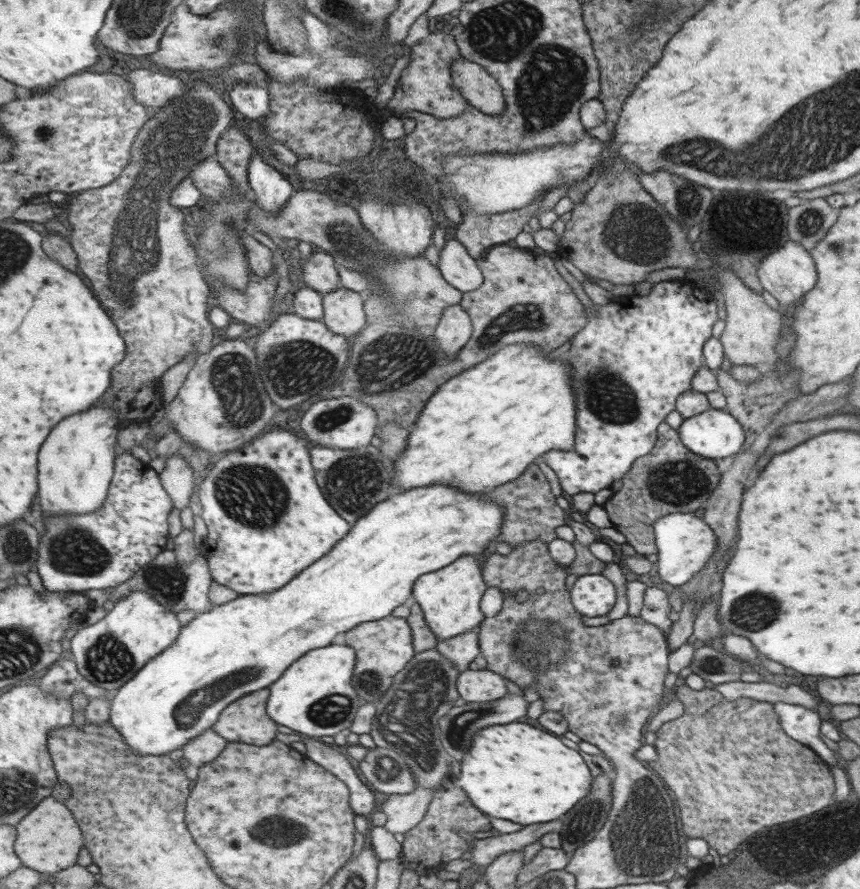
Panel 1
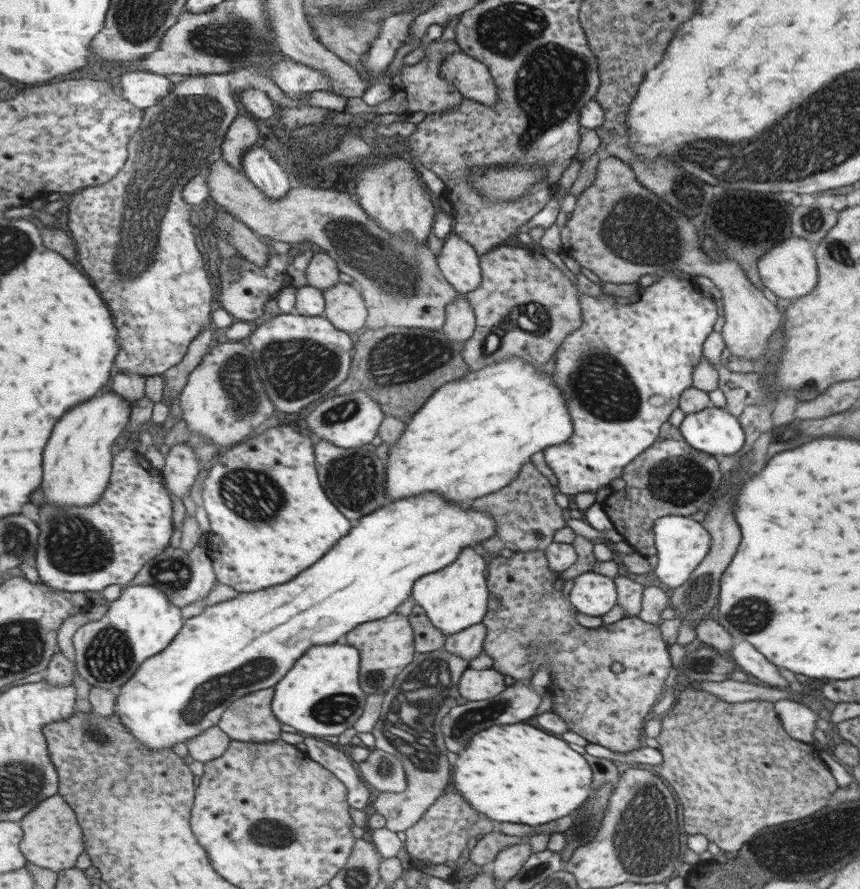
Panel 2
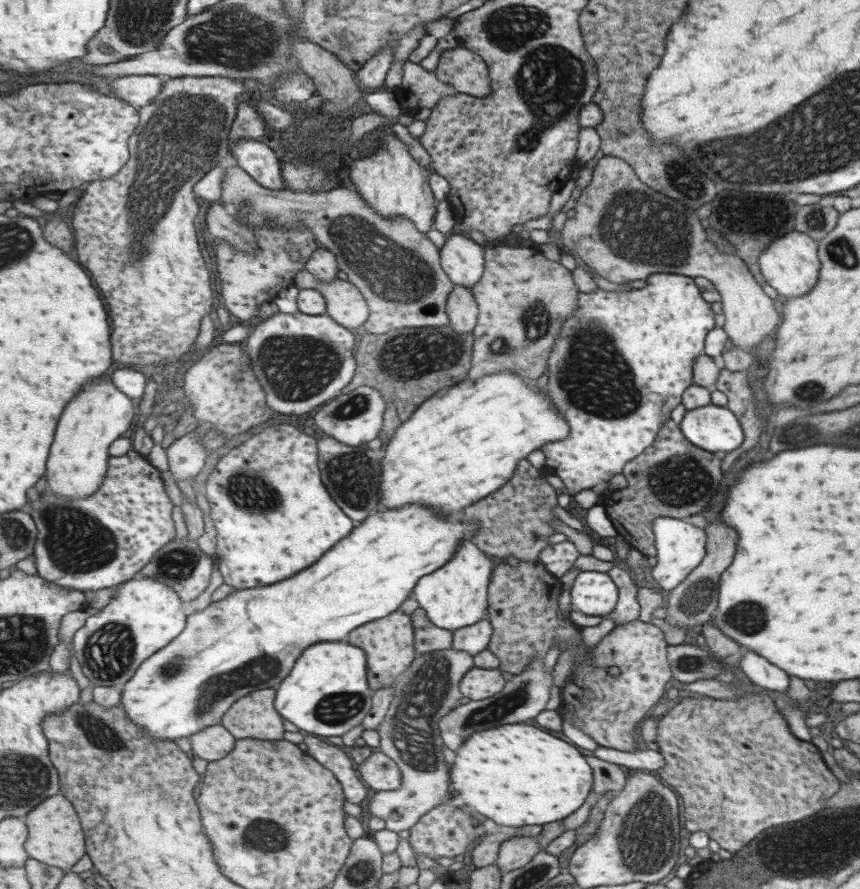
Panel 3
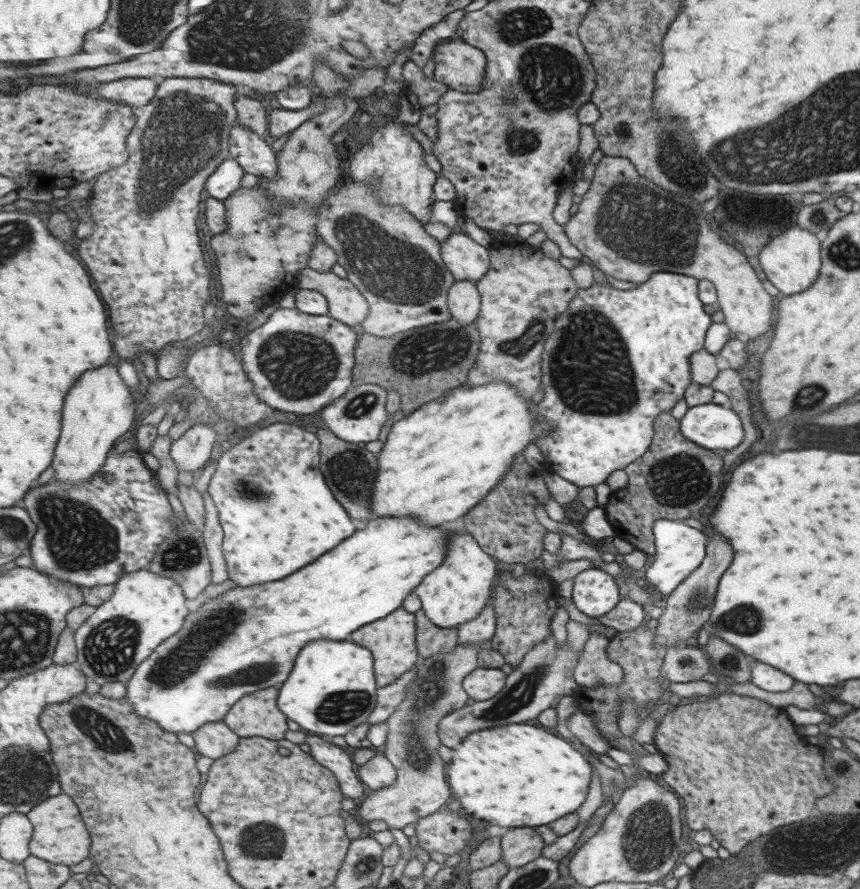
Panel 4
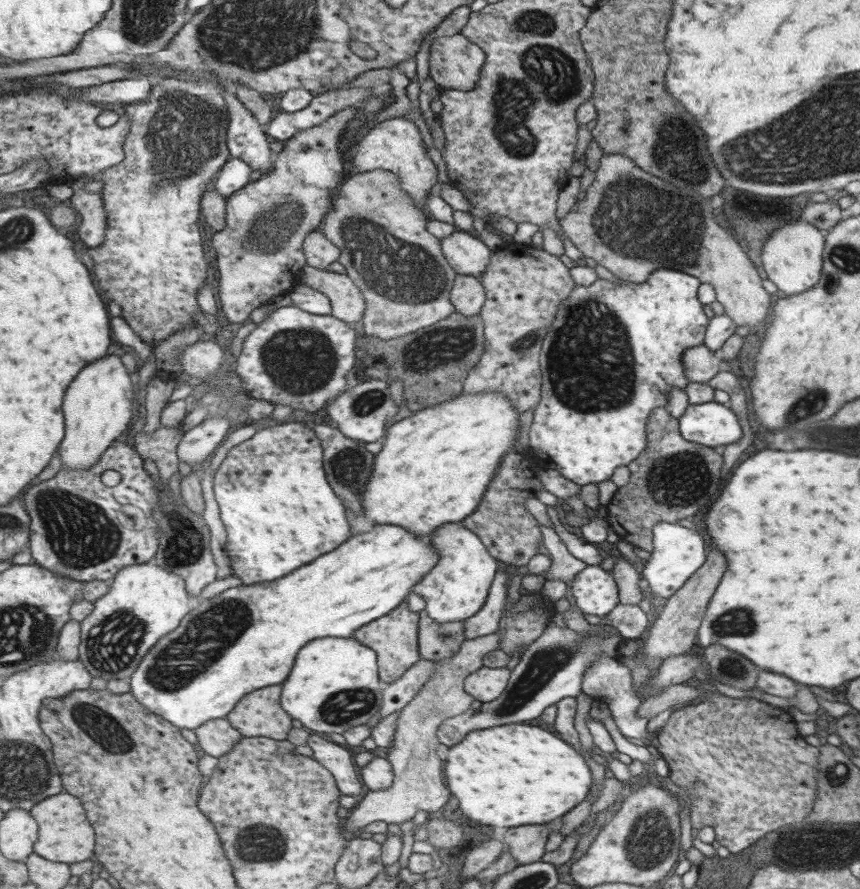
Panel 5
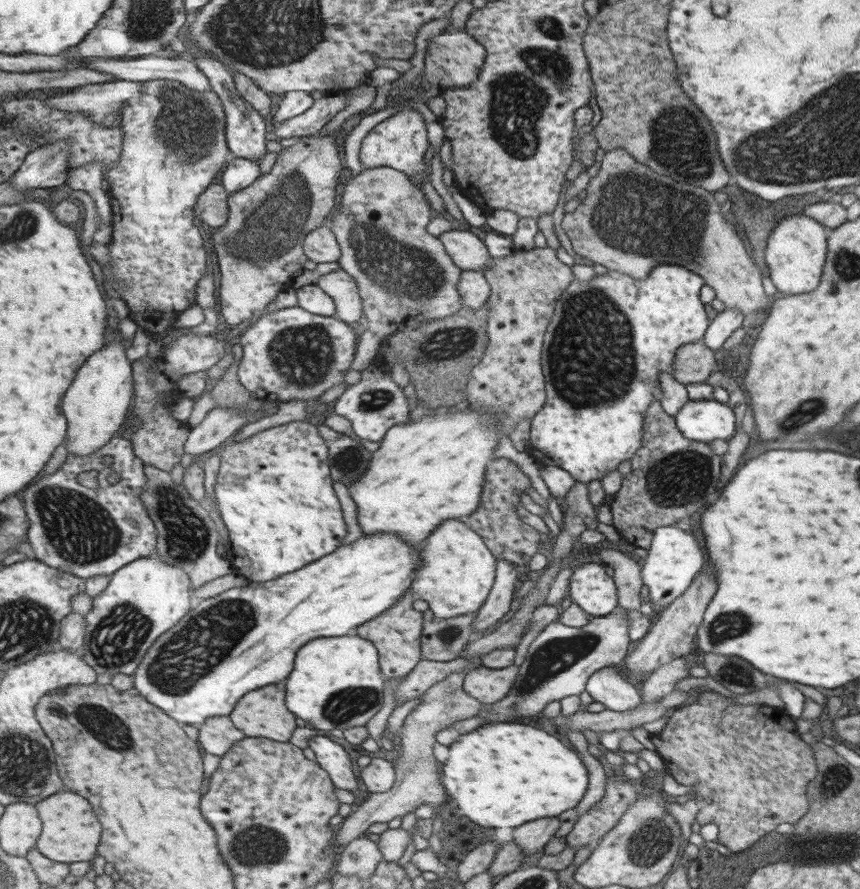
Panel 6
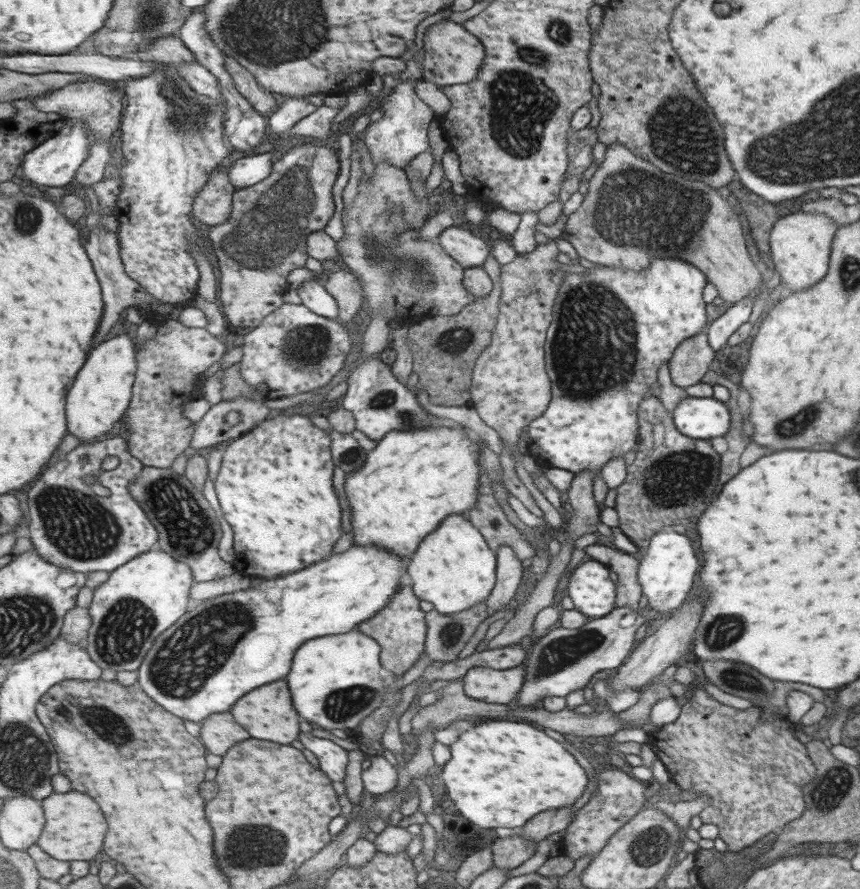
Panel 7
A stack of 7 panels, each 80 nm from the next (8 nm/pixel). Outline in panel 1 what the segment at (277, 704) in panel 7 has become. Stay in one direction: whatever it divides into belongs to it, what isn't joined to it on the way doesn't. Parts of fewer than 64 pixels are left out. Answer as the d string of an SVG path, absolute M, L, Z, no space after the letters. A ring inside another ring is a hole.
M259 690L223 710L213 728L231 742L247 742L267 746L277 738L279 726L267 714L267 700L271 690Z

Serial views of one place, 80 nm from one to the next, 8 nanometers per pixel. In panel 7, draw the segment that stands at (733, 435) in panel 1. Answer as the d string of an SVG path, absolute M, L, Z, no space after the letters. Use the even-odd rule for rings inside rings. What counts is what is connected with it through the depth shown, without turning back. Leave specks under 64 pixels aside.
M712 396L683 397L670 413L677 429L695 440L708 441L714 436L723 436L729 430L727 407Z

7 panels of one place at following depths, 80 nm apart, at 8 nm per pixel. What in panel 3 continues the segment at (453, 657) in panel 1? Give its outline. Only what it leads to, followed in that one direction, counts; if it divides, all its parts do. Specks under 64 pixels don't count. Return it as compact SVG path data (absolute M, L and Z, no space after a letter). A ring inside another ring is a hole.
M483 617L481 621L452 631L449 649L461 650L461 652L467 652L469 656L473 657L476 653L486 649L491 635L492 626L489 617Z

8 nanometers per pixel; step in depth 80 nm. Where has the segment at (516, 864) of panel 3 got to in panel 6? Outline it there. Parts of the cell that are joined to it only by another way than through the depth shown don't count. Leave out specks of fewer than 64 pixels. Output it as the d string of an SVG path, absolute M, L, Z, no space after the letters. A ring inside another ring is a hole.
M539 818L535 822L527 822L527 826L517 826L511 841L522 850L524 856L529 856L536 850L543 849L558 828L557 818Z

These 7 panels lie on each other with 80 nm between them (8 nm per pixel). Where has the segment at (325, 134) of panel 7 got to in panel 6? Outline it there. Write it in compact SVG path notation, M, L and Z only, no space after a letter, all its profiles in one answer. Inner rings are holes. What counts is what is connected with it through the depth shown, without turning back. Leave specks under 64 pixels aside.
M343 92L329 93L315 100L314 105L305 114L275 125L273 132L280 138L319 134L337 116L337 112L345 108L347 108L347 97Z

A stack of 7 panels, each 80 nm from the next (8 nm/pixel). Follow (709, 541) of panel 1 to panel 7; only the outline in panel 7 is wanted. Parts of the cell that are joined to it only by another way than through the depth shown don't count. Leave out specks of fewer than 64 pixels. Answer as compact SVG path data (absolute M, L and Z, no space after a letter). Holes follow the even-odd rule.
M656 532L643 549L641 560L638 562L636 581L639 583L641 594L647 600L650 610L656 612L672 612L687 596L693 576L699 570L699 560L691 542L675 532Z

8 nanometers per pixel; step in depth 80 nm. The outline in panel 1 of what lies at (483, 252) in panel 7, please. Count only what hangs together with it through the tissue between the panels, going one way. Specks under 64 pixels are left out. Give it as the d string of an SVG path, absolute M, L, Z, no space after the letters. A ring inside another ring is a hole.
M455 239L444 242L437 266L446 282L462 293L474 291L482 284L482 272L475 266L473 256Z

